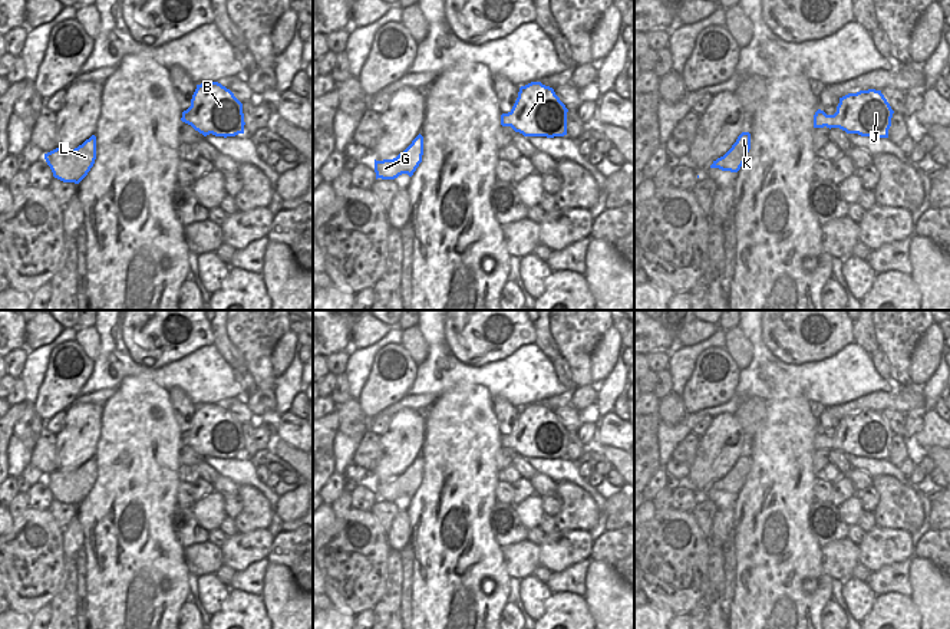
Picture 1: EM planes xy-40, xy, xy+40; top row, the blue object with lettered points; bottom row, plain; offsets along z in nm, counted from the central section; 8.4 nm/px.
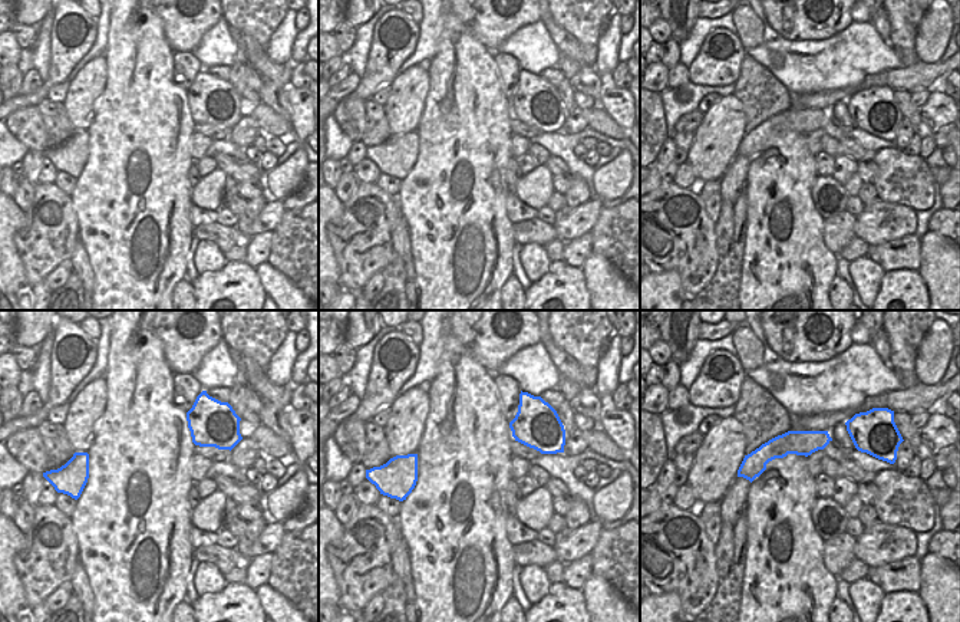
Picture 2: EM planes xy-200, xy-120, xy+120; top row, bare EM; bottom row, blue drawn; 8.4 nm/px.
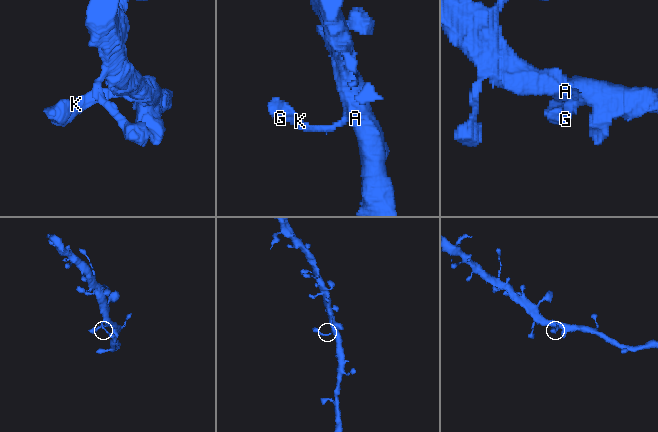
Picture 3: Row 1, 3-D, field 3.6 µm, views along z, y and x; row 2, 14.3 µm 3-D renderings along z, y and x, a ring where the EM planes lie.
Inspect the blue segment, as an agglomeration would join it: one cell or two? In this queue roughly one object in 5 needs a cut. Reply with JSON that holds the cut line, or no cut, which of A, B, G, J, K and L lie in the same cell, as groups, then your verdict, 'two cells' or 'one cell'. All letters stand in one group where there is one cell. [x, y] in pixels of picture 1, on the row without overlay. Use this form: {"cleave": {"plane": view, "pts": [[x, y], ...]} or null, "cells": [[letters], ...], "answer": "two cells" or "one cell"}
{"cleave": null, "cells": [["A", "B", "G", "J", "K", "L"]], "answer": "one cell"}

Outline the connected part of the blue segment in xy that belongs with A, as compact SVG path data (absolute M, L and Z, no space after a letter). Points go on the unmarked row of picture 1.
M531 404L519 409L512 431L501 437L501 447L511 448L524 458L564 458L567 434L552 409Z

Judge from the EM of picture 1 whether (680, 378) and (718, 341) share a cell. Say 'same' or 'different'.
same

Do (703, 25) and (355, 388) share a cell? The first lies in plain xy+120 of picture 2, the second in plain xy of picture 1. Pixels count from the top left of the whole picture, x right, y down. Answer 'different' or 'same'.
same

